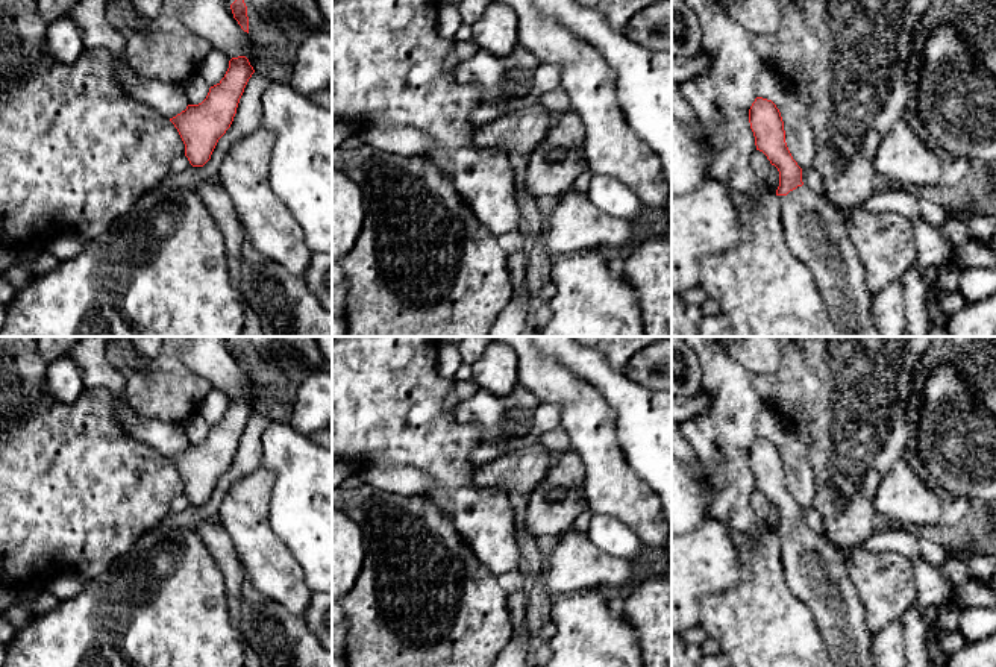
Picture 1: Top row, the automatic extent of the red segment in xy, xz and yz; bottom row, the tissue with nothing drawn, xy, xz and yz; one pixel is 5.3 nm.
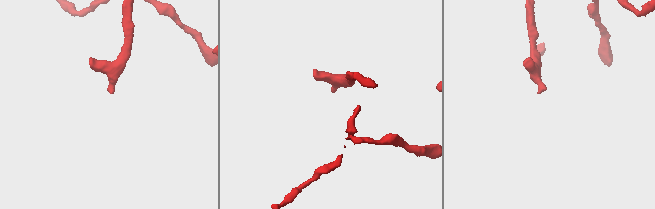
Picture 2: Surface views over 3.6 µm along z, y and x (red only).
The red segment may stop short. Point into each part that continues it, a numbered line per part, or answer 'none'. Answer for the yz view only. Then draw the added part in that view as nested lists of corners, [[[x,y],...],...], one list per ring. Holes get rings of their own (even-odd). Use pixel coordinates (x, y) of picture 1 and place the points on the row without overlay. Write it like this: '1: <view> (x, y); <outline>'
1: yz (814, 570); [[[802,525],[787,535],[778,535],[782,543],[782,567],[790,590],[810,608],[817,629],[837,667],[876,667],[872,658],[870,632],[861,599],[846,571],[846,552],[832,546],[822,532]]]

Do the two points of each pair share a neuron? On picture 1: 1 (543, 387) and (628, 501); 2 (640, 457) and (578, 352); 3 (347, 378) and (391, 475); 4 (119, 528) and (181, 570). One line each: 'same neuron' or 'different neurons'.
1: same neuron
2: same neuron
3: different neurons
4: different neurons

